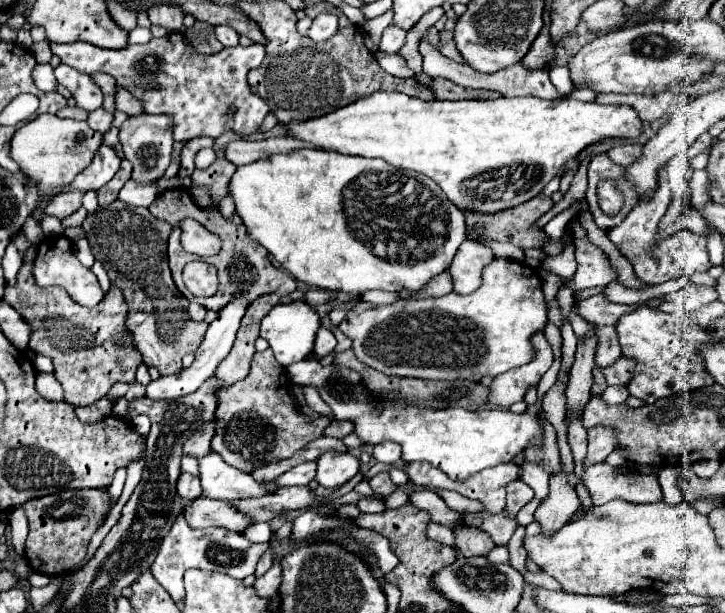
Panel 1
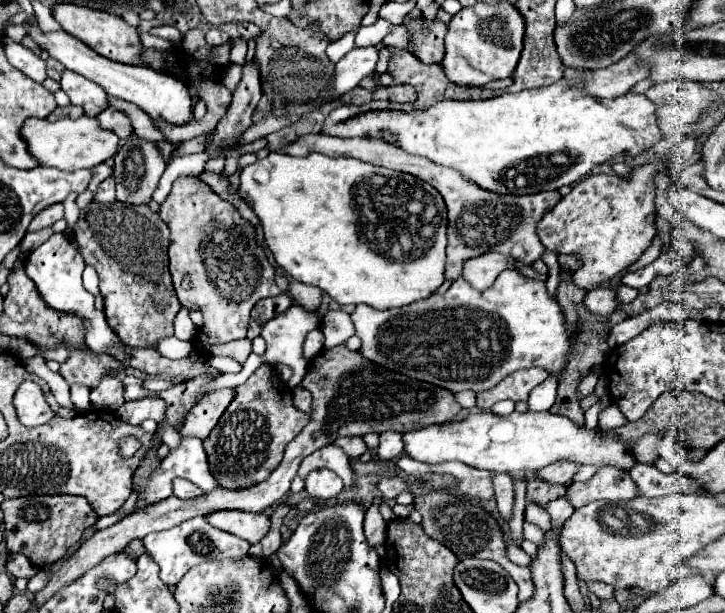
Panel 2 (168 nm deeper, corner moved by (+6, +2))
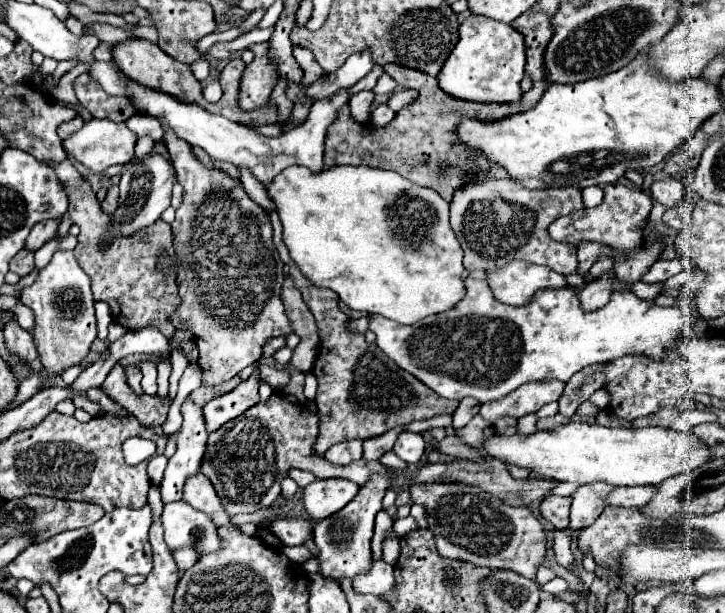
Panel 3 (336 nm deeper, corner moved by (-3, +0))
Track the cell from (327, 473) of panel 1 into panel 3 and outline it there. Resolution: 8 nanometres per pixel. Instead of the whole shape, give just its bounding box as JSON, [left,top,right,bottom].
[303,479,359,521]

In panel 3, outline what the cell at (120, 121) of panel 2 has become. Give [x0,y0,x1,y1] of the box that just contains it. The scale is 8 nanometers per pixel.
[127,115,163,141]

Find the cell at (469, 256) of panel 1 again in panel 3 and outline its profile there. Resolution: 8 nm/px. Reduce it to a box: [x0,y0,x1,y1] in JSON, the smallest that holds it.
[487,261,569,305]

